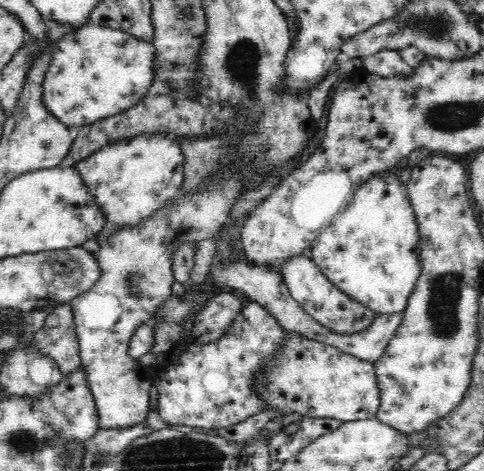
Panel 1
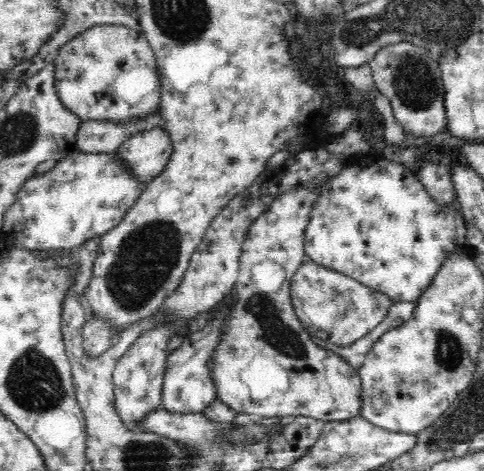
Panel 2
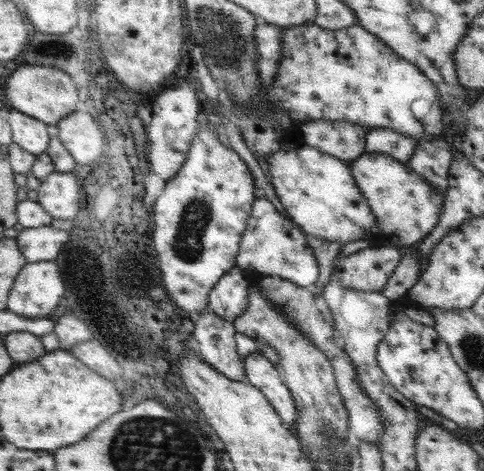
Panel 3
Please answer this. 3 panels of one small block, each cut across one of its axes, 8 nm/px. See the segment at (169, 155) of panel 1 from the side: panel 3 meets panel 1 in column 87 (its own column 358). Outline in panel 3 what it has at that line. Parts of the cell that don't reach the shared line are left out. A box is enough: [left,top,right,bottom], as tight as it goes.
[349,154,443,246]

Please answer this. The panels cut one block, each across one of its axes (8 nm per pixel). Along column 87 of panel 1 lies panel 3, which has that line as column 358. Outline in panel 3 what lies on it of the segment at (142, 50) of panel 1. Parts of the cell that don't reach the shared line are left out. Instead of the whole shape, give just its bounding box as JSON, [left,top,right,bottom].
[265,22,449,144]

